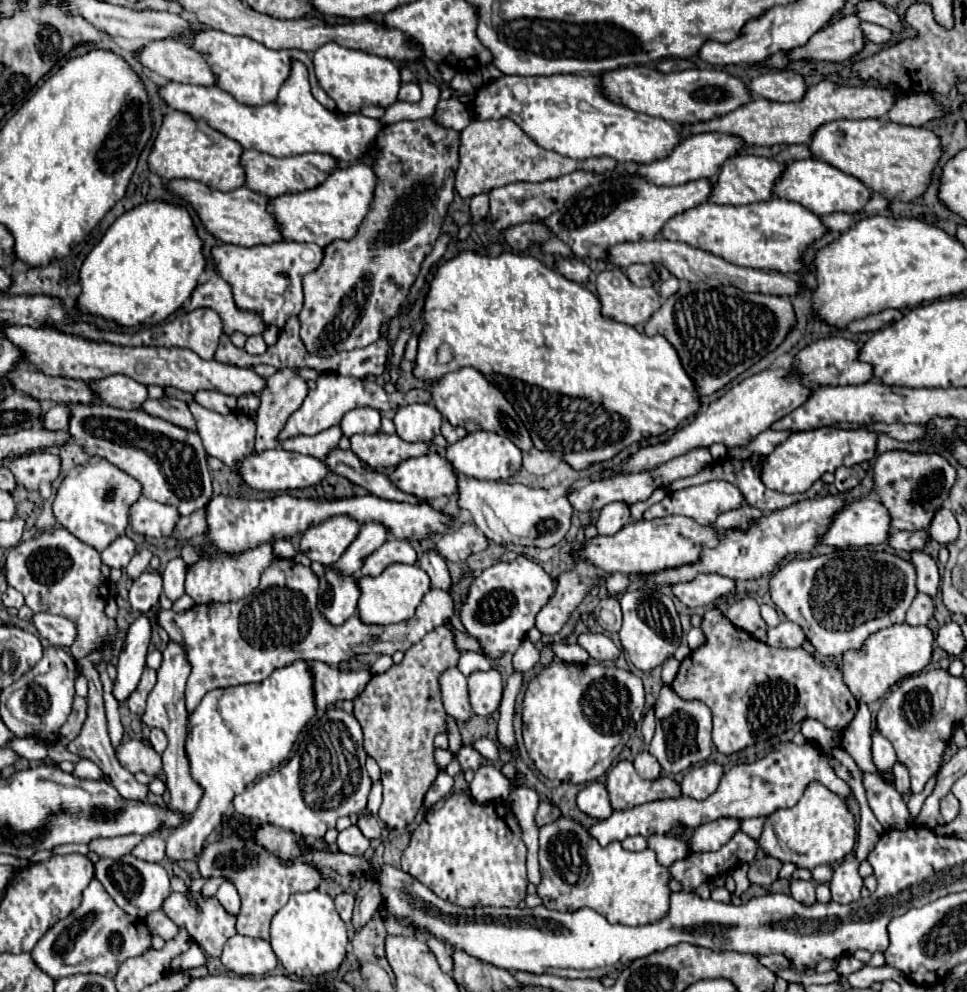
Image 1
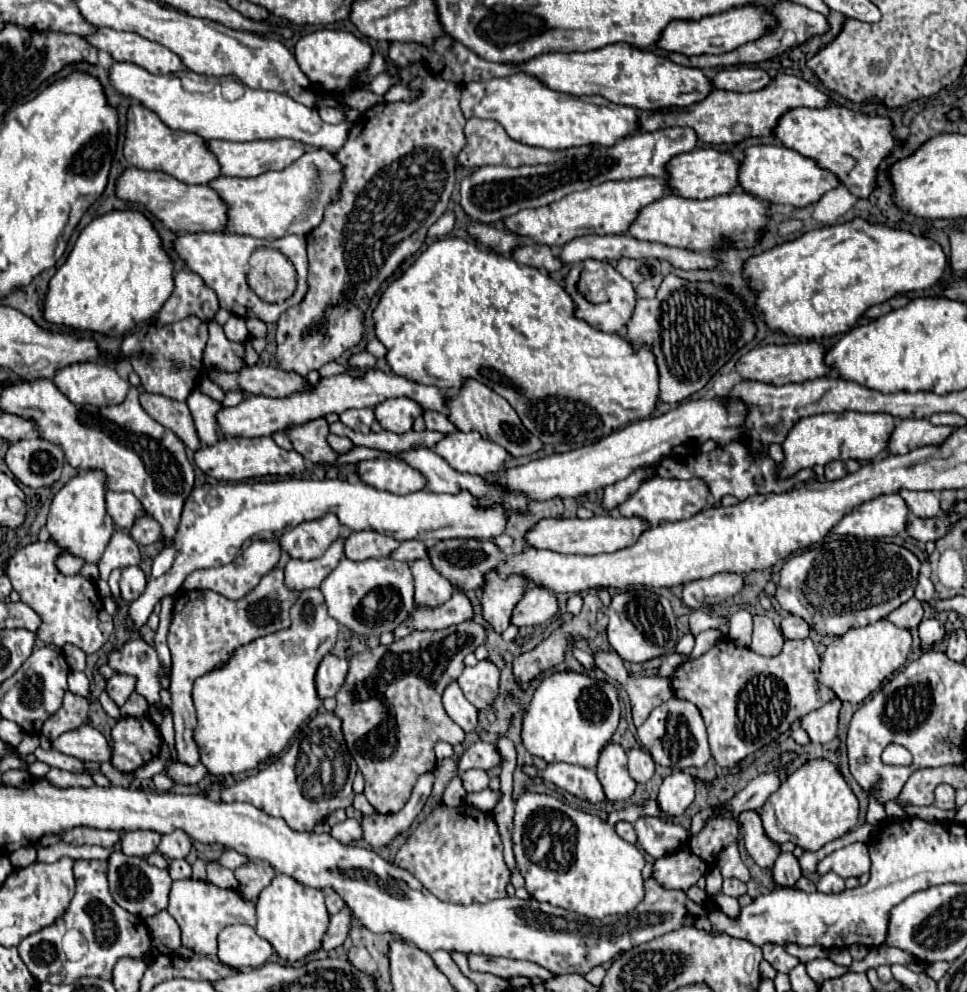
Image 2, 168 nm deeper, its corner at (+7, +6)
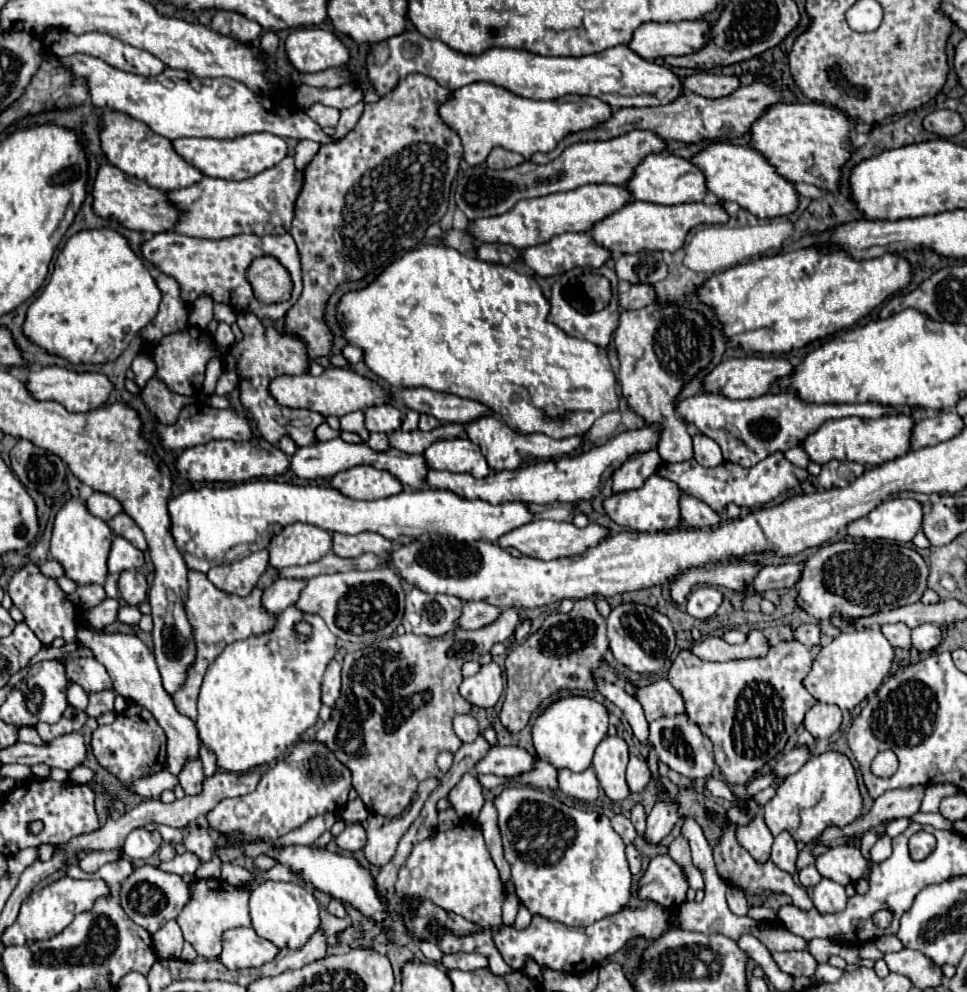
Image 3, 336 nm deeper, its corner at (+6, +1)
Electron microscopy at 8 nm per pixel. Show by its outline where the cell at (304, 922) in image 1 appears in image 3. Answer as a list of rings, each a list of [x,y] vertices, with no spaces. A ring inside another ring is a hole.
[[[266,881],[252,889],[250,893],[250,917],[254,931],[274,943],[278,949],[300,949],[320,927],[320,909],[312,891],[300,887],[298,883]]]

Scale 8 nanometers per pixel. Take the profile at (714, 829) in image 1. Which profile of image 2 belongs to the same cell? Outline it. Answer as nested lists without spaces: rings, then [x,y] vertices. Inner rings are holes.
[[[765,772],[753,778],[741,792],[737,792],[731,800],[727,800],[727,810],[739,814],[743,810],[759,810],[765,800],[779,788],[781,778],[779,772]]]

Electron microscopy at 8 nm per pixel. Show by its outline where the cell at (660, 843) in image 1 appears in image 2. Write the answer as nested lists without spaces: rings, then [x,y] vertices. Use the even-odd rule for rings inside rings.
[[[637,818],[633,828],[637,832],[637,846],[653,858],[673,854],[673,850],[679,850],[689,840],[687,828],[665,818]]]

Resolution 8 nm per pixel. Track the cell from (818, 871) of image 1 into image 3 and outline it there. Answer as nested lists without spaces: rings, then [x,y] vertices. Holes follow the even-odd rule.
[[[832,847],[816,859],[816,867],[822,877],[836,883],[856,883],[868,869],[868,861],[856,847]]]

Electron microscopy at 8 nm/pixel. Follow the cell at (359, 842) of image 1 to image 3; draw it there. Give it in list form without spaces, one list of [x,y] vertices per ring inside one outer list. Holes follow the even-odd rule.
[[[350,823],[338,837],[334,837],[334,843],[346,851],[358,851],[366,843],[366,831],[360,823]]]

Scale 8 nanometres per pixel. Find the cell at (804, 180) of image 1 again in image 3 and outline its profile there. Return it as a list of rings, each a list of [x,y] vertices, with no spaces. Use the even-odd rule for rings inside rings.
[[[712,143],[702,153],[692,159],[698,169],[706,175],[706,187],[714,193],[720,201],[736,201],[744,209],[748,209],[756,217],[782,217],[790,215],[798,209],[800,195],[796,185],[784,179],[776,167],[754,147],[742,147],[732,143]]]

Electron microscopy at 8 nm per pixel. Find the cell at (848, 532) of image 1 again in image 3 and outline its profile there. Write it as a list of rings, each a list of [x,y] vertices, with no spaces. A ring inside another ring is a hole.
[[[888,499],[880,503],[868,517],[856,519],[848,525],[850,537],[860,539],[888,539],[912,541],[922,527],[922,505],[914,499]]]

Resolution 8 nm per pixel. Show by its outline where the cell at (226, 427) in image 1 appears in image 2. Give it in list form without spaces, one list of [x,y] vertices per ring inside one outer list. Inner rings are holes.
[[[193,390],[193,394],[187,398],[187,406],[191,410],[191,416],[195,420],[195,428],[197,434],[201,438],[203,444],[215,444],[217,442],[217,422],[215,422],[215,414],[217,410],[221,410],[221,404],[213,398],[209,398],[207,394]]]

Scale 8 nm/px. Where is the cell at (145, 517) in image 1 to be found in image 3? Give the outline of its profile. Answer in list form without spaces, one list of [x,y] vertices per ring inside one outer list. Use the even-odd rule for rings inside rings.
[[[92,493],[86,501],[86,507],[94,517],[100,517],[104,521],[110,521],[118,513],[122,513],[122,503],[106,493]]]

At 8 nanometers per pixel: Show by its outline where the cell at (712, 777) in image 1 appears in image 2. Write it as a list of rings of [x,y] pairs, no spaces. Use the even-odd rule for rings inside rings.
[[[675,772],[667,776],[657,794],[657,806],[665,818],[681,816],[695,798],[695,782],[685,772]]]

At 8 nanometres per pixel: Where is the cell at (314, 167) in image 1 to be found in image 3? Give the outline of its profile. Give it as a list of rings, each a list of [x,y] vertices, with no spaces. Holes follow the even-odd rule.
[[[254,133],[246,135],[242,139],[176,139],[172,141],[174,149],[194,167],[198,167],[204,175],[208,177],[218,177],[218,179],[232,179],[232,181],[242,181],[250,179],[274,165],[278,165],[286,155],[288,155],[288,145],[282,137],[270,135],[270,133]]]

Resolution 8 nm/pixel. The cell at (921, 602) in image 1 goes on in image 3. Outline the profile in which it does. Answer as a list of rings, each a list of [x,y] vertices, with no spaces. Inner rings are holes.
[[[904,623],[882,625],[882,633],[892,643],[892,647],[902,647],[902,649],[910,649],[912,647],[912,641],[910,641],[912,629],[908,625],[904,625]]]

